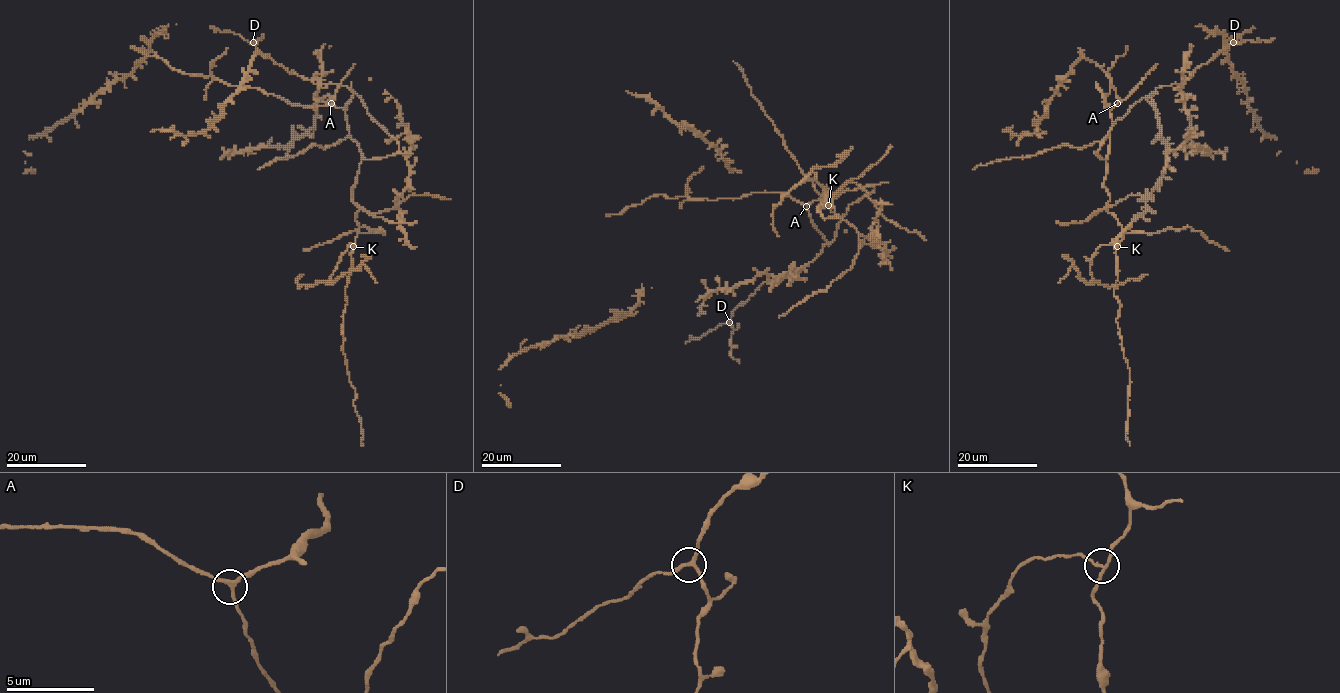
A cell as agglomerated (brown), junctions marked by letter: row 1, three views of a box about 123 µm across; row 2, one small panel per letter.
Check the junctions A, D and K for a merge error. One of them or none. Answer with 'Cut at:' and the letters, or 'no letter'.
Cut at: K

